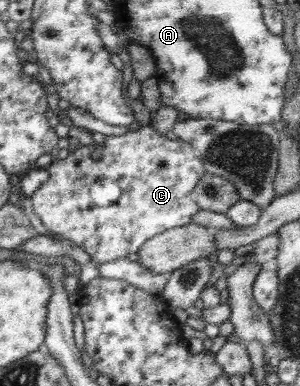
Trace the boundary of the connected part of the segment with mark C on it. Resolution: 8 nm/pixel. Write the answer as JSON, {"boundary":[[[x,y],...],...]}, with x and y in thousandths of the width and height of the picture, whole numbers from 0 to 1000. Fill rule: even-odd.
{"boundary":[[[503,324],[470,326],[400,352],[350,352],[340,370],[317,368],[230,396],[217,412],[173,417],[153,433],[163,464],[103,503],[110,549],[173,609],[203,609],[250,640],[300,663],[307,681],[360,681],[460,655],[483,624],[500,624],[543,598],[630,583],[643,560],[667,552],[670,534],[643,513],[657,469],[683,453],[677,415],[630,370],[570,350],[543,350]],[[327,461],[383,466],[403,482],[390,531],[327,536],[300,503],[303,477]]]}

